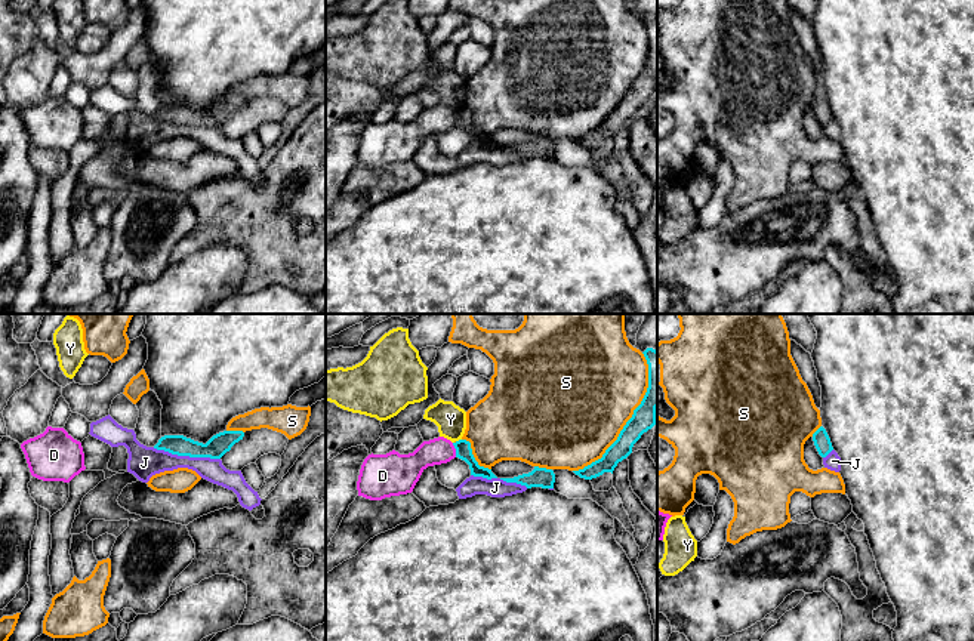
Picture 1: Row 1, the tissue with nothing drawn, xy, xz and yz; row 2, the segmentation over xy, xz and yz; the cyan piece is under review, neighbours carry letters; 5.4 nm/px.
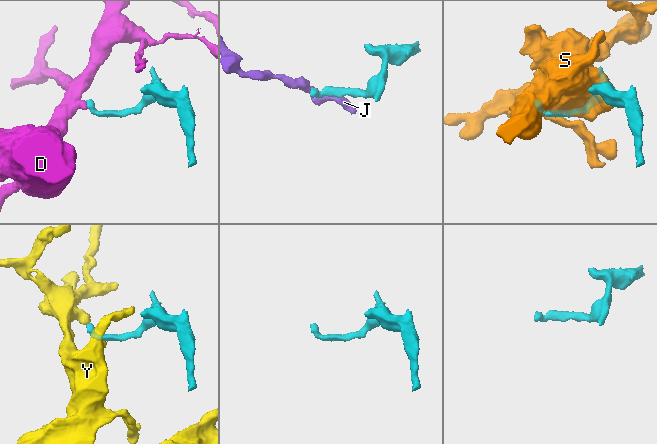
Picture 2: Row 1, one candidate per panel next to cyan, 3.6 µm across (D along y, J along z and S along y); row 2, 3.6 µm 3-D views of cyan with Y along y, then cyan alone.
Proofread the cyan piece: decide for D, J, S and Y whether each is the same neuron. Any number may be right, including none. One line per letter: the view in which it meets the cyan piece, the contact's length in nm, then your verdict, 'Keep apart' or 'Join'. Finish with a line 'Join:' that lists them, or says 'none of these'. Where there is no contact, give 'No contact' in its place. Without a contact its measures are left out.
D: Touches cyan in xz. Shared border 80 nm. Keep apart
J: Touches cyan in xy. Shared border 380 nm. Keep apart
S: Touches cyan in xz. Shared border 750 nm. Keep apart
Y: Touches cyan in xz. Shared border 40 nm. Keep apart
Join: none of these

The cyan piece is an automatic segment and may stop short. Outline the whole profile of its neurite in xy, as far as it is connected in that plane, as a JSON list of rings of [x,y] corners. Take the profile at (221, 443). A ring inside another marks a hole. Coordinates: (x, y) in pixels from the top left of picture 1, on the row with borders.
[[[224,431],[203,444],[184,435],[164,435],[154,449],[178,456],[221,459],[235,443],[243,440],[243,437],[243,431]]]

